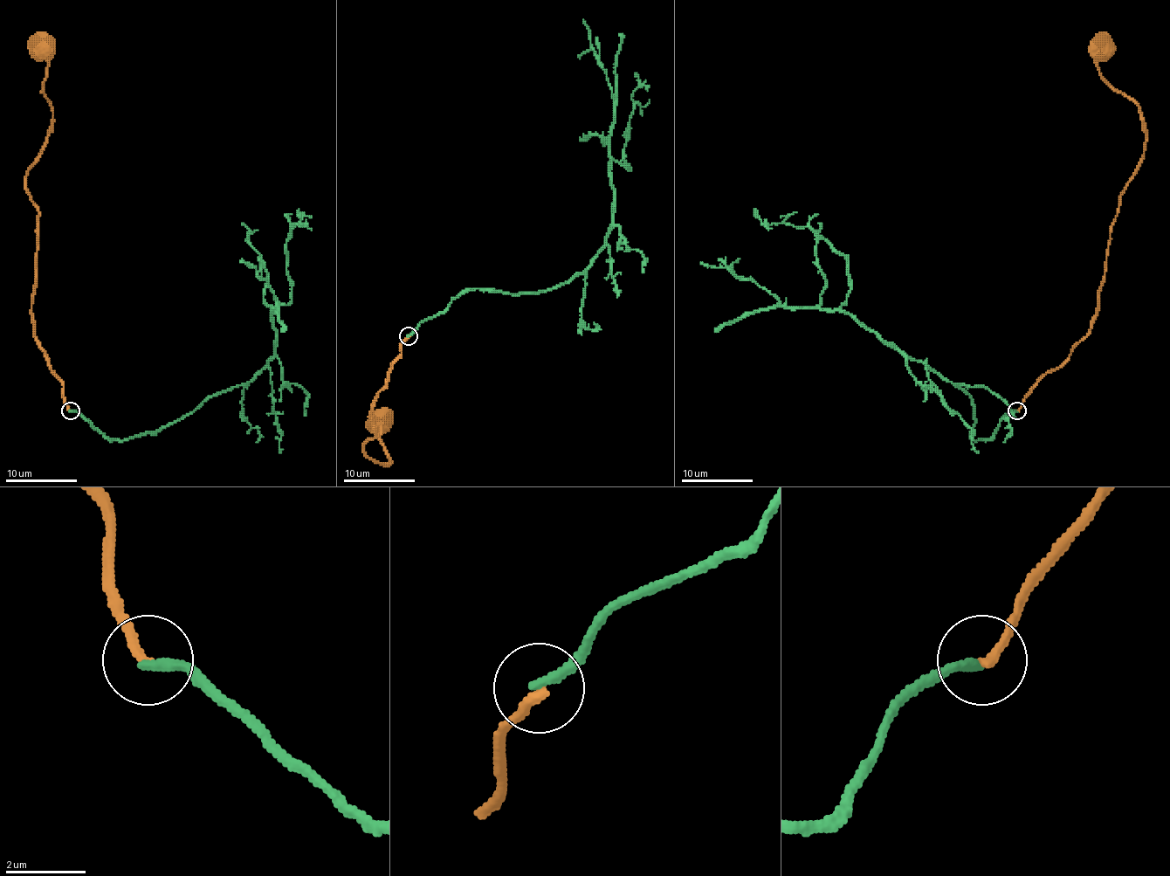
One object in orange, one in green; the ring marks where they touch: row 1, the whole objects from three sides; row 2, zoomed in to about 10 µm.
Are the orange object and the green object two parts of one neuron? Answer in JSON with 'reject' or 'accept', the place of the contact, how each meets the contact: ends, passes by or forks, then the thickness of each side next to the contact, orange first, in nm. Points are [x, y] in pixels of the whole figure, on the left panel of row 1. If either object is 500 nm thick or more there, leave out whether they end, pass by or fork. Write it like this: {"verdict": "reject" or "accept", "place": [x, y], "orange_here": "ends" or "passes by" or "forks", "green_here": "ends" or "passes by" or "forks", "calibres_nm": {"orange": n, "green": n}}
{"verdict": "reject", "place": [70, 410], "orange_here": "ends", "green_here": "ends", "calibres_nm": {"orange": 240, "green": 260}}

